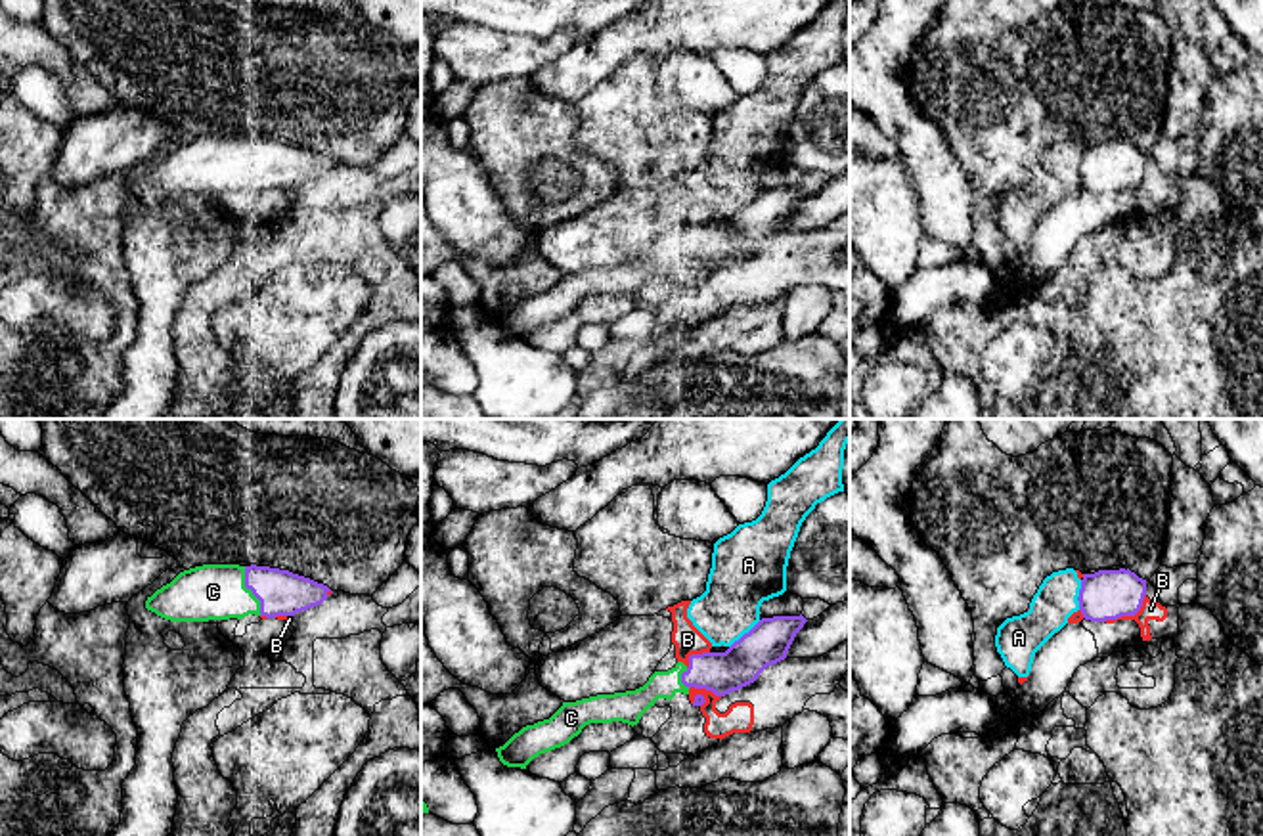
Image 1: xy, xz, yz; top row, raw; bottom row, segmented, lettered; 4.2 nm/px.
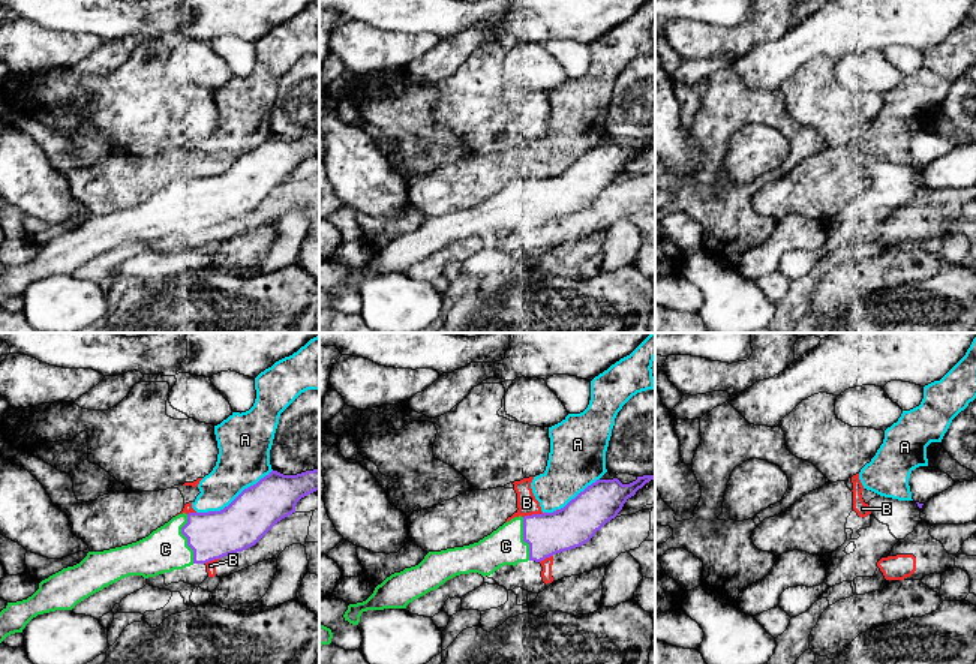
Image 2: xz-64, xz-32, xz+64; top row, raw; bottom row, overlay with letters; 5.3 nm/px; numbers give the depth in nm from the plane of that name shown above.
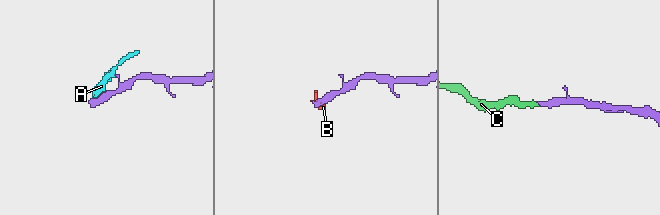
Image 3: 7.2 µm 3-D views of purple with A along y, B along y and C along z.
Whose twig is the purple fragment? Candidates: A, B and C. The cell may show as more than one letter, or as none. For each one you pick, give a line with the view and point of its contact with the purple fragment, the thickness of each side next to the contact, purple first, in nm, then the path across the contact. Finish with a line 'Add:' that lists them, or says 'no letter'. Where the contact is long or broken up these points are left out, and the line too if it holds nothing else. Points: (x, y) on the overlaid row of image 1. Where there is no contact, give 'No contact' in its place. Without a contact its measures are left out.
C: Touches purple at xy (251, 590). Thickness 190 nm (purple) against 240 nm
Add: C

